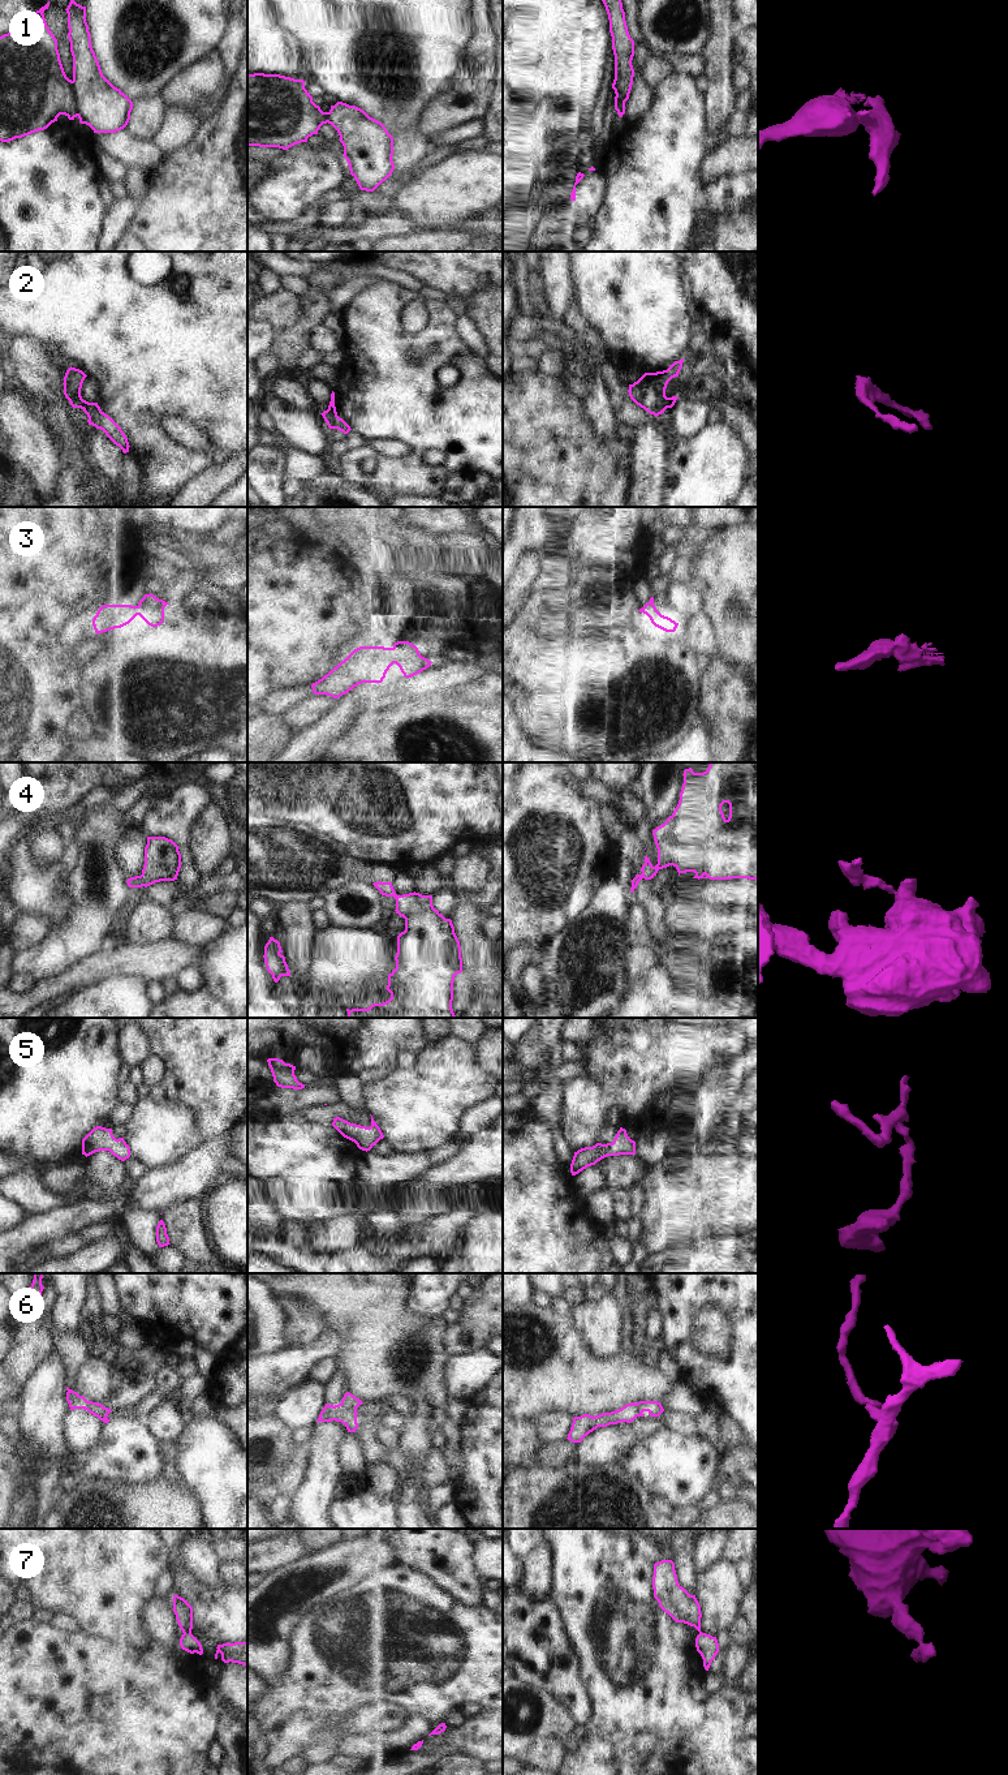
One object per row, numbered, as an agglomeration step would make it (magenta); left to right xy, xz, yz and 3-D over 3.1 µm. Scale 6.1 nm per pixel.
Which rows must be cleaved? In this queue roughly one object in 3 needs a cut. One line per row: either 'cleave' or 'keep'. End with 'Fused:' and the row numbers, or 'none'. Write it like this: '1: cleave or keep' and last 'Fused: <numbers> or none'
1: cleave
2: keep
3: keep
4: keep
5: keep
6: cleave
7: cleave
Fused: 1, 6, 7

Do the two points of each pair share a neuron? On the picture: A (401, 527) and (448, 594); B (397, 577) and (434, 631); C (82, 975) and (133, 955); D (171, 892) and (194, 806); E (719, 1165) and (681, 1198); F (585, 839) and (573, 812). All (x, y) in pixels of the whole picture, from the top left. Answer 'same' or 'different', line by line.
A: different
B: same
C: same
D: different
E: same
F: same

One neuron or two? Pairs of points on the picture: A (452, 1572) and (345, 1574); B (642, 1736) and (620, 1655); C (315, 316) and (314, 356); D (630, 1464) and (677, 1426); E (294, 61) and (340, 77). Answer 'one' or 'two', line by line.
A: two
B: one
C: two
D: two
E: two

